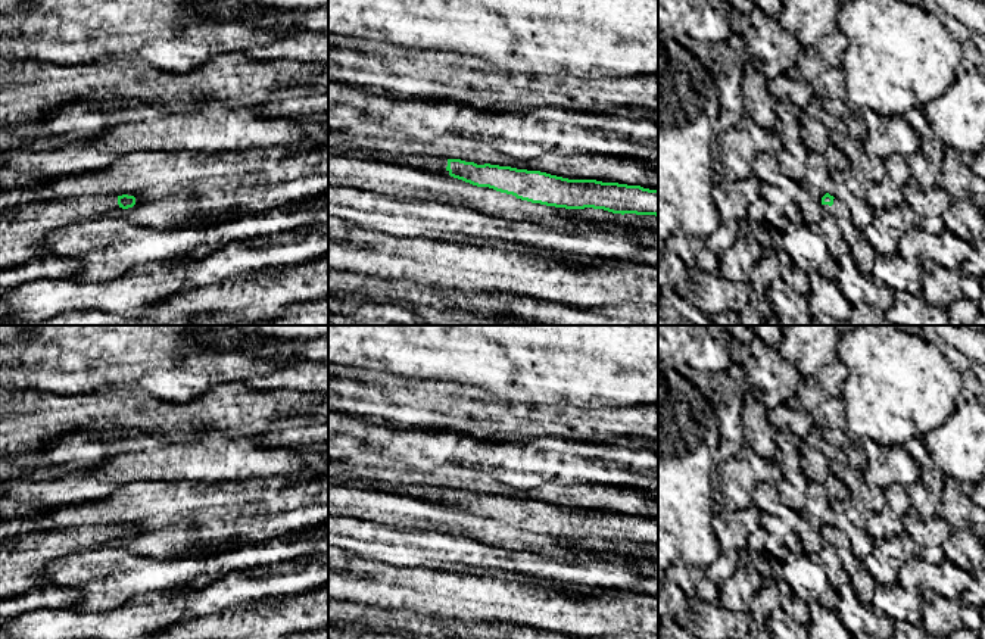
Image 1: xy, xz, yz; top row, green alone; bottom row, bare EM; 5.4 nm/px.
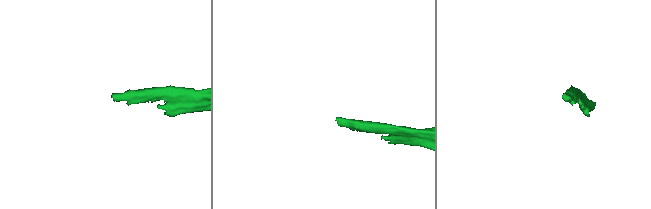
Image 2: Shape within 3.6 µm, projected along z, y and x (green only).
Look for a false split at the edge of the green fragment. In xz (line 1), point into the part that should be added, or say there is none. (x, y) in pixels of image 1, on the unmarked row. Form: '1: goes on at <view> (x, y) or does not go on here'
1: goes on at xz (438, 495)

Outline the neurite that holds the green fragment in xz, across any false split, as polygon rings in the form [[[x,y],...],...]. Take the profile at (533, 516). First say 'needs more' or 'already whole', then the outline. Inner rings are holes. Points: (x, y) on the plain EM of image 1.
needs more | [[[356,481],[347,484],[362,490],[398,493],[443,506],[453,506],[477,517],[489,517],[517,529],[565,539],[604,539],[612,543],[658,546],[658,520],[596,509],[568,509],[540,501],[499,495],[477,495],[461,489],[398,487]]]

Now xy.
needs more | [[[122,524],[34,530],[9,539],[0,545],[0,598],[18,596],[52,583],[44,574],[54,561],[134,534],[134,526]]]

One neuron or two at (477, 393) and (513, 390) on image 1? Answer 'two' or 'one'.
two

